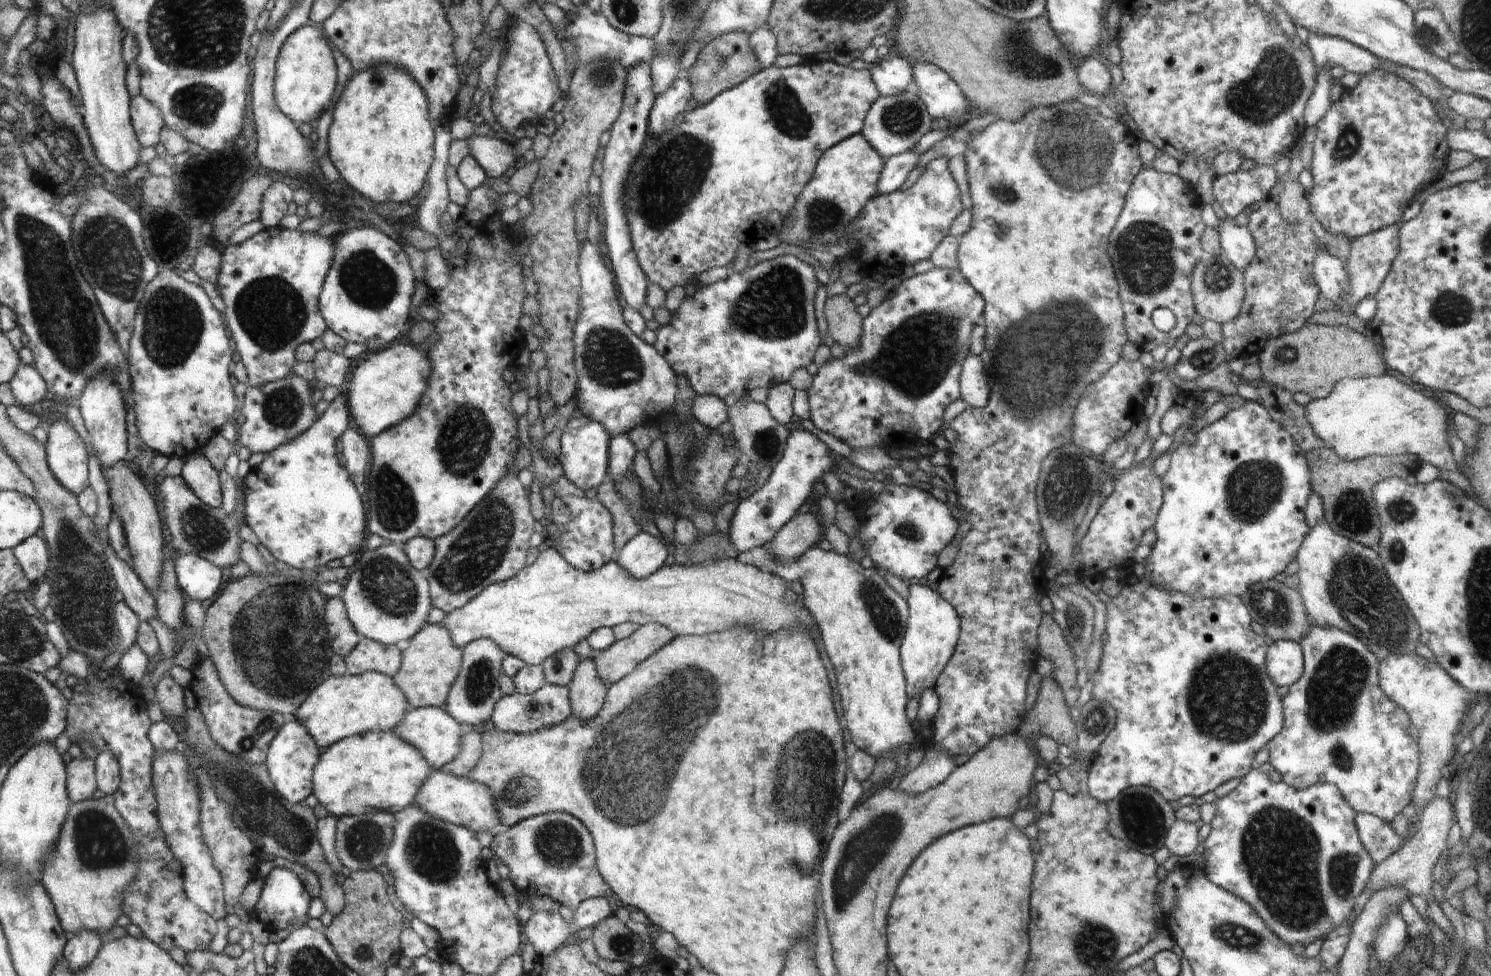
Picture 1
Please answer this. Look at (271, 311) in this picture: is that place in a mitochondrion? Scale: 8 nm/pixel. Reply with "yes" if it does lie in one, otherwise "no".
yes

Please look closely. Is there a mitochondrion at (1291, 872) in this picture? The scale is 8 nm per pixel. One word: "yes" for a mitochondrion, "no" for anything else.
yes

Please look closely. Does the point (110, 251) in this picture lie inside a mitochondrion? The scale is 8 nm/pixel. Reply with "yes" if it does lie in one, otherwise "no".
yes

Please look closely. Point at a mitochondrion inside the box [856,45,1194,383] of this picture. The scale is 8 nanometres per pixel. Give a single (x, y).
(1073, 155)

